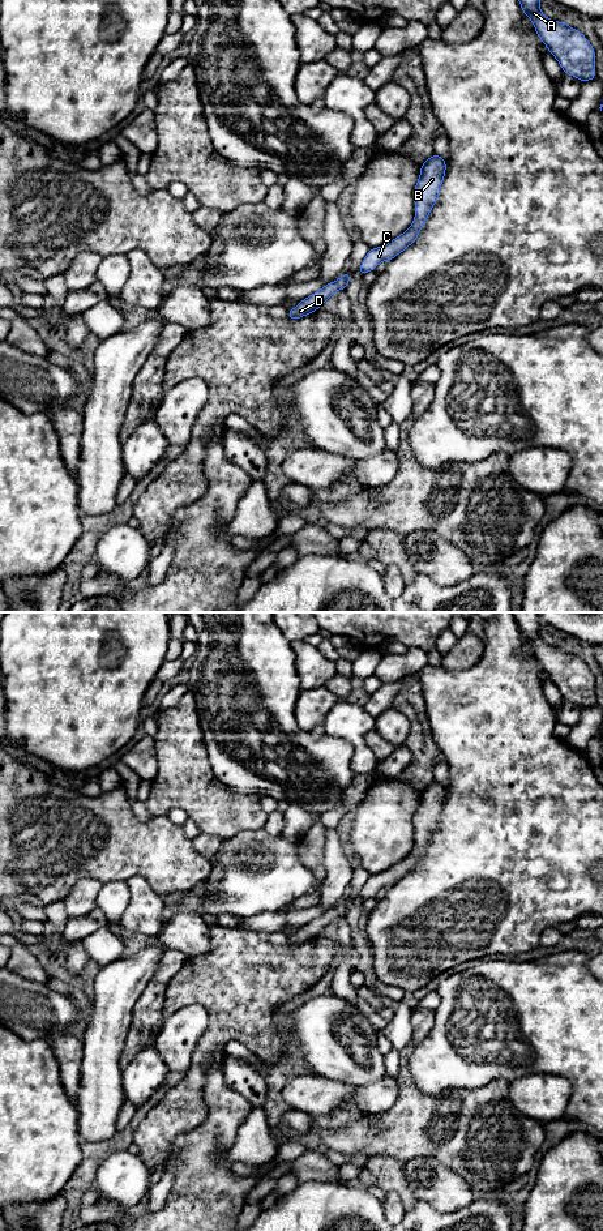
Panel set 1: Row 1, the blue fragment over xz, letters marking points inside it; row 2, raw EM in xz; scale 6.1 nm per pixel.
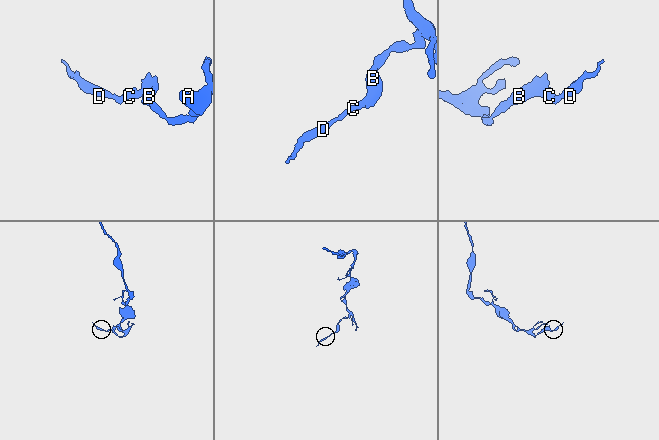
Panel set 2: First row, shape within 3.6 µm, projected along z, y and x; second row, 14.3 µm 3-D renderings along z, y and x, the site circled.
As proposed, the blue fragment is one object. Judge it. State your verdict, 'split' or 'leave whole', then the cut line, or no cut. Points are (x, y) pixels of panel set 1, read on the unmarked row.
leave whole; no cut

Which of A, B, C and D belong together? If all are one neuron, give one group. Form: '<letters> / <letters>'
A B C D

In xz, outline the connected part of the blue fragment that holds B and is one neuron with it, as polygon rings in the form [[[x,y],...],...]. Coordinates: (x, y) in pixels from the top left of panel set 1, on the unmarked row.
[[[432,781],[422,792],[412,824],[415,829],[415,845],[407,858],[389,868],[384,873],[369,875],[359,893],[359,901],[364,902],[376,896],[382,888],[390,888],[402,880],[418,865],[419,858],[427,849],[432,833],[437,829],[440,815],[446,799],[446,787]]]

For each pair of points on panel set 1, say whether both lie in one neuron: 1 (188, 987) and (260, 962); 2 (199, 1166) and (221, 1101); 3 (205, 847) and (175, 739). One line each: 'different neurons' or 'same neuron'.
1: same neuron
2: same neuron
3: different neurons

